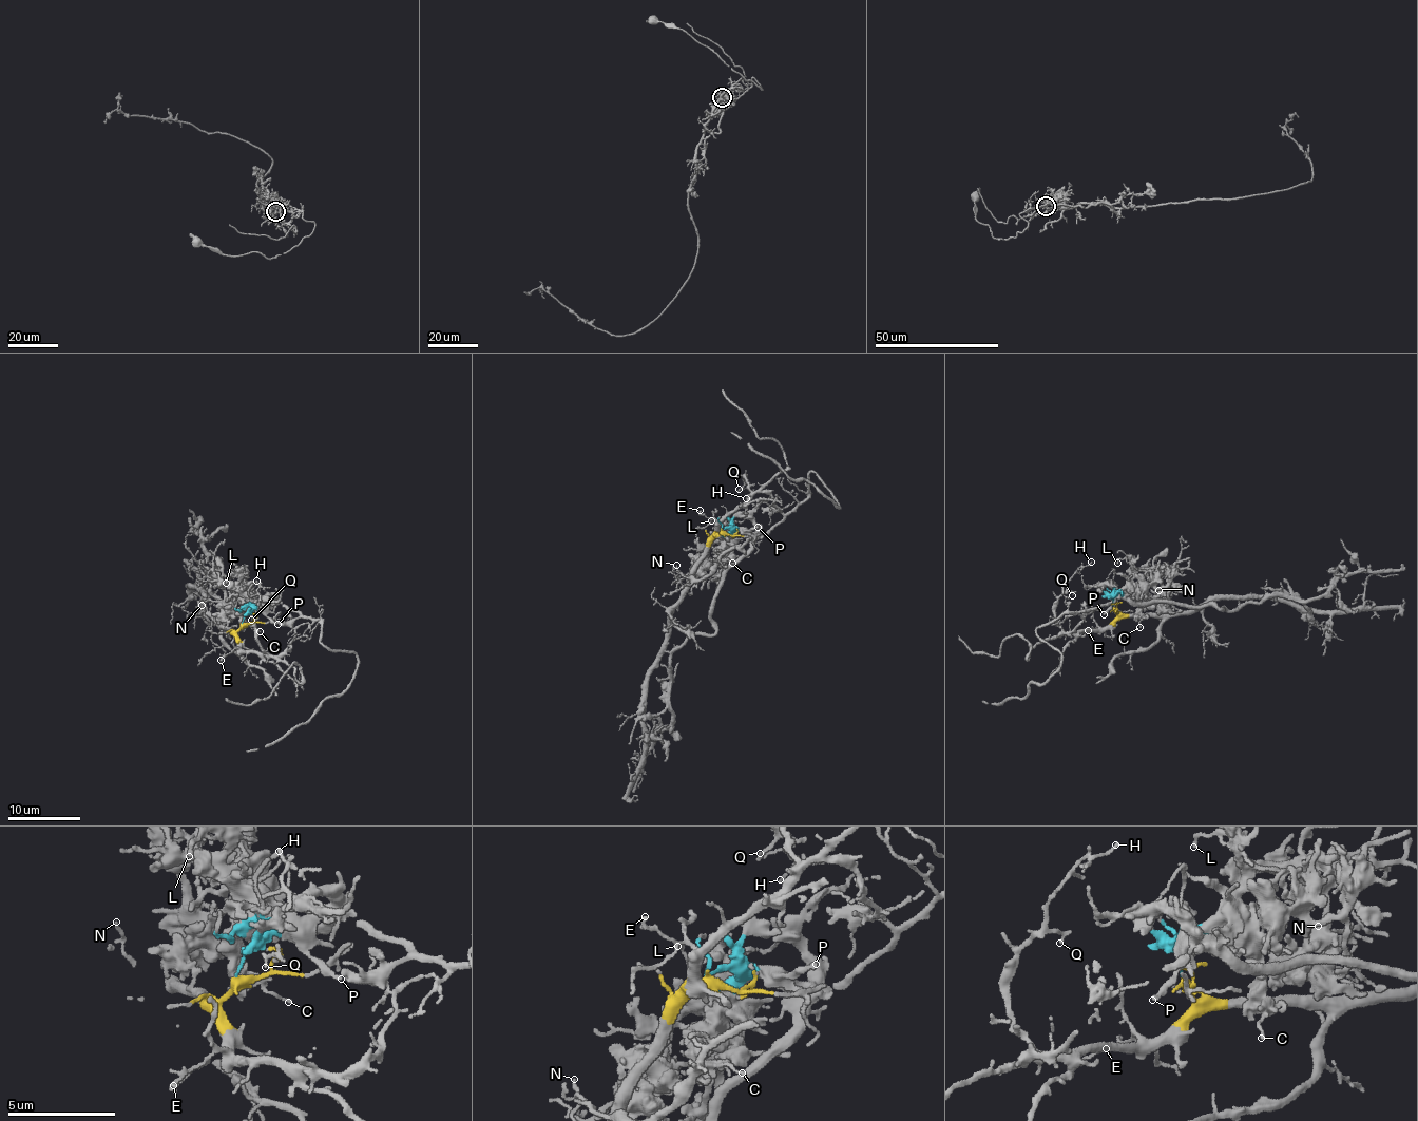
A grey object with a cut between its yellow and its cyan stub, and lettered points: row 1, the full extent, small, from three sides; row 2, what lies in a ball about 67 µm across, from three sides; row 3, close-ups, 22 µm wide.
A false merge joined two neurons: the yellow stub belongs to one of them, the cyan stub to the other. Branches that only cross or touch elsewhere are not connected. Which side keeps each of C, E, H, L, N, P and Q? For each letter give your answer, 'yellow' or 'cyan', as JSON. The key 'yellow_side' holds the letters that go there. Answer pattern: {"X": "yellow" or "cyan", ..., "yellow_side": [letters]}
{"C": "cyan", "E": "yellow", "H": "yellow", "L": "cyan", "N": "yellow", "P": "cyan", "Q": "yellow", "yellow_side": ["E", "H", "N", "Q"]}

